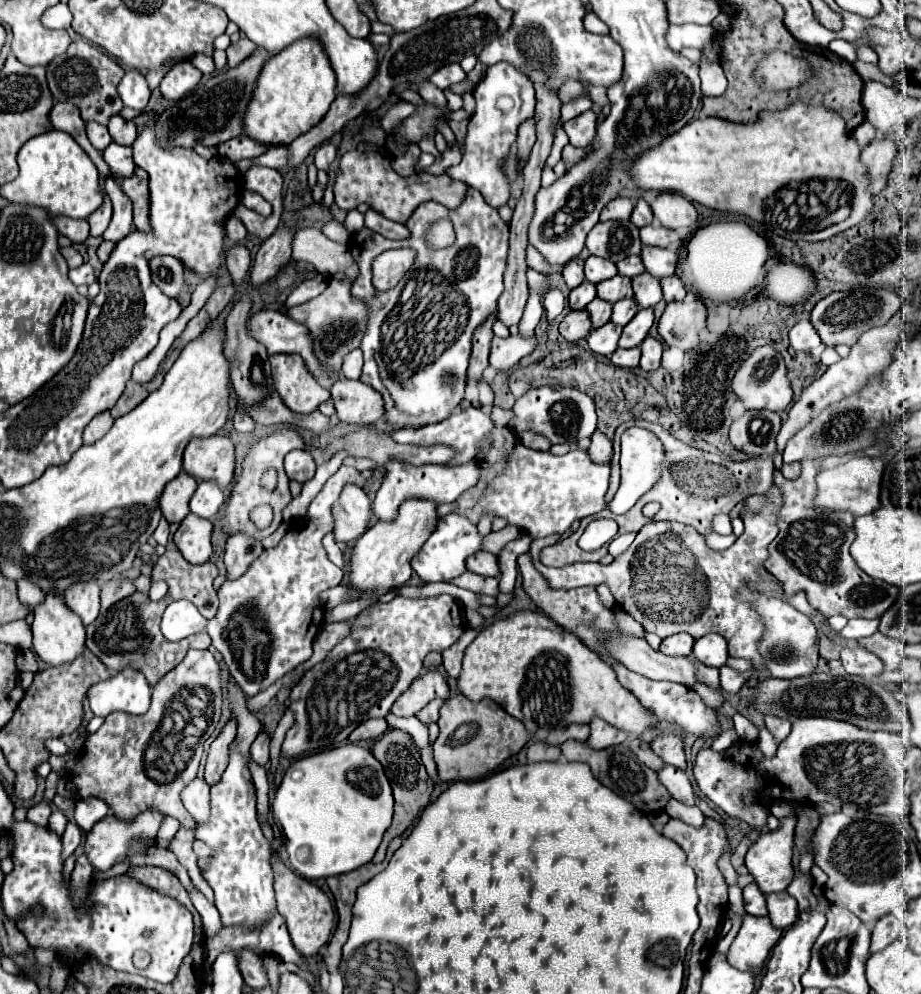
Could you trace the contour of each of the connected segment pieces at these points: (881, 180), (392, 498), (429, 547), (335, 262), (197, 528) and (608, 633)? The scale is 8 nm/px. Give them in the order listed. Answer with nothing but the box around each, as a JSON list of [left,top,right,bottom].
[[860,137,898,193],[372,459,480,521],[412,513,484,583],[292,229,358,283],[174,513,212,563],[518,553,628,659]]

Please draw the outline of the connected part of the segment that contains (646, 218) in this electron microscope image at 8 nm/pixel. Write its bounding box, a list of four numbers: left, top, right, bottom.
[630,197,654,227]

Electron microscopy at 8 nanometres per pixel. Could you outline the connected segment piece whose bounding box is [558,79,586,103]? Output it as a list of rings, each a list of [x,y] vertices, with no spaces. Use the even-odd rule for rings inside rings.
[[[568,79],[560,89],[558,89],[558,95],[560,95],[560,101],[564,103],[566,99],[574,97],[574,95],[582,95],[586,93],[586,89],[582,87],[582,83],[578,83],[576,79]]]

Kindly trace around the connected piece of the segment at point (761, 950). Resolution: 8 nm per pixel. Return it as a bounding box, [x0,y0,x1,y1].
[728,915,782,973]

